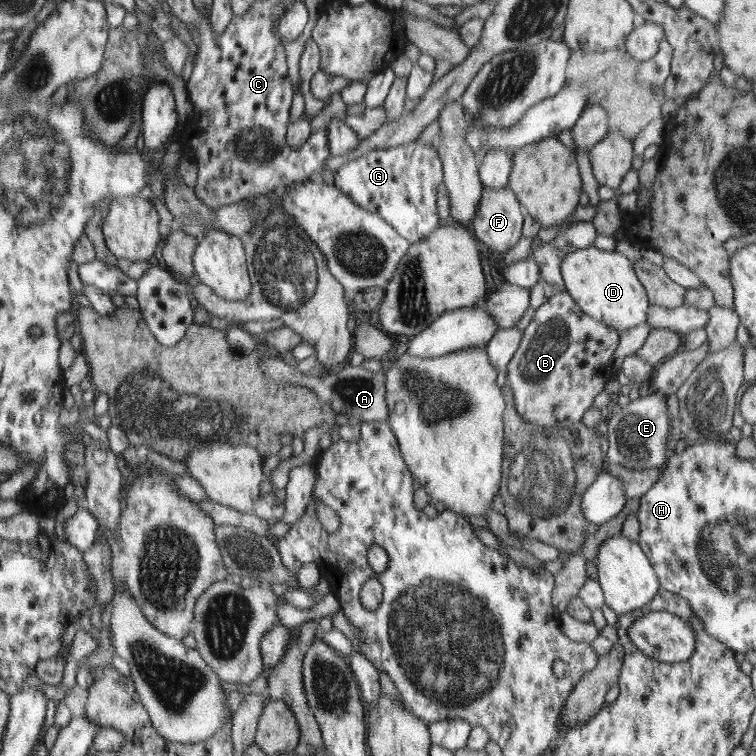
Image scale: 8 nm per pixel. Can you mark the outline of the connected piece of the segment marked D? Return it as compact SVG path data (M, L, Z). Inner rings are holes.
M592 244L566 254L560 265L560 272L566 291L592 318L622 331L647 322L649 298L636 276L632 262L625 255L615 250L598 249Z

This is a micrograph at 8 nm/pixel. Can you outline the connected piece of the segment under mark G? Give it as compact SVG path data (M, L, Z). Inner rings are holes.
M417 141L362 154L334 173L336 188L364 209L378 213L411 243L438 228L438 196L443 182L443 163L438 152Z

